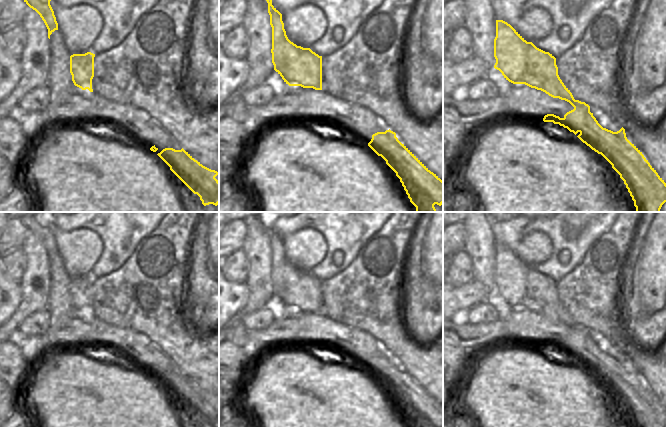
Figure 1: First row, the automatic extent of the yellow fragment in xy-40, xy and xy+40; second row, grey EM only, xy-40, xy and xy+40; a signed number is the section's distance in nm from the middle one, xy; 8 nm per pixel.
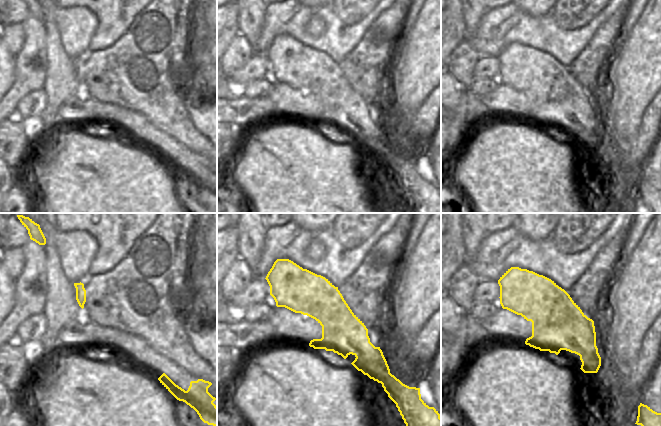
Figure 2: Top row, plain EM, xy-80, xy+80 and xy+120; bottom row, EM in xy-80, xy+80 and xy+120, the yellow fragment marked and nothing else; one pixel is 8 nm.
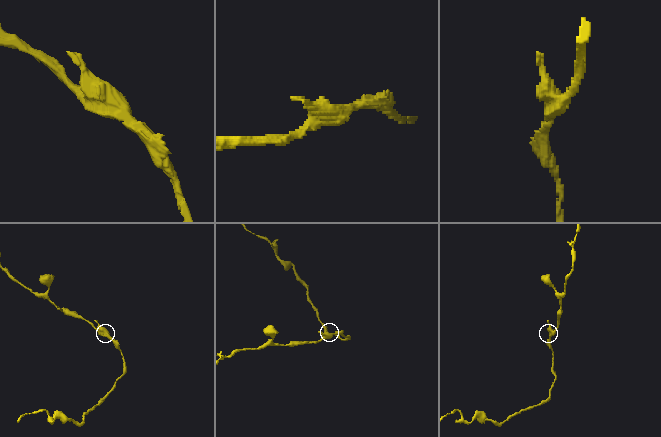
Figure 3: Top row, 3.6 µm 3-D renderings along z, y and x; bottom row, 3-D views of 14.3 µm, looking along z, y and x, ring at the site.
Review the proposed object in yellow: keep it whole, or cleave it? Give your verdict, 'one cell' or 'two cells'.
one cell

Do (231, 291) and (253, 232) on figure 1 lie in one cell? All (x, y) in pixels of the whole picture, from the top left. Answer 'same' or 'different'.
different

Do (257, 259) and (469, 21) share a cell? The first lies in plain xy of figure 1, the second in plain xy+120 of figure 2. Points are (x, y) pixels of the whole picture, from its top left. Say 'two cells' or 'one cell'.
one cell

